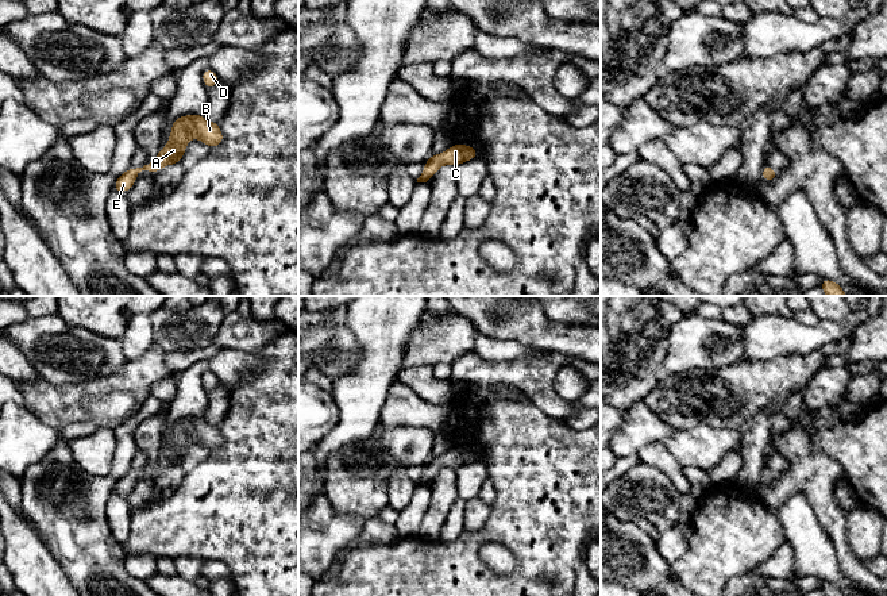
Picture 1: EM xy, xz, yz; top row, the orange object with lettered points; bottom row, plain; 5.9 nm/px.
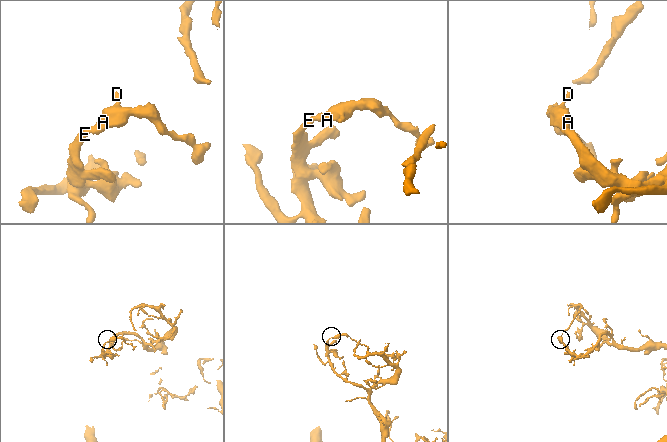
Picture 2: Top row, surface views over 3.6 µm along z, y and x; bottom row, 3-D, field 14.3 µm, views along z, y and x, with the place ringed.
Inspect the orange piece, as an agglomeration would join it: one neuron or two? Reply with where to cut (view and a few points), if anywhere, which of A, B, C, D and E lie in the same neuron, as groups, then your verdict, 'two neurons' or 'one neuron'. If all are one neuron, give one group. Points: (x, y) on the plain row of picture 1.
cut none; groups A B C D E; one neuron

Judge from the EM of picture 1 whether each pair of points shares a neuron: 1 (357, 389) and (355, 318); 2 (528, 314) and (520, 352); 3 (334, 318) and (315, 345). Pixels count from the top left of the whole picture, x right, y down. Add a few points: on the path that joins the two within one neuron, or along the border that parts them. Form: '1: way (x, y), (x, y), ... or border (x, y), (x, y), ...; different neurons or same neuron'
1: way (369, 372), (369, 335); same neuron
2: border (490, 337), (517, 341), (523, 345), (550, 352); different neurons
3: border (342, 319), (331, 329), (317, 326); different neurons

